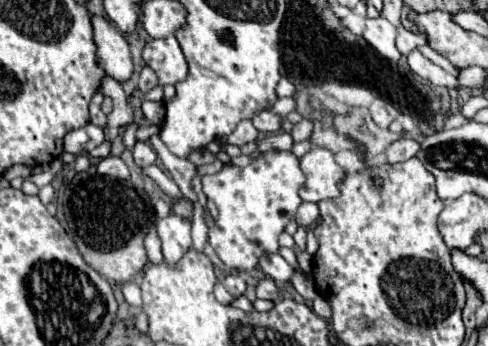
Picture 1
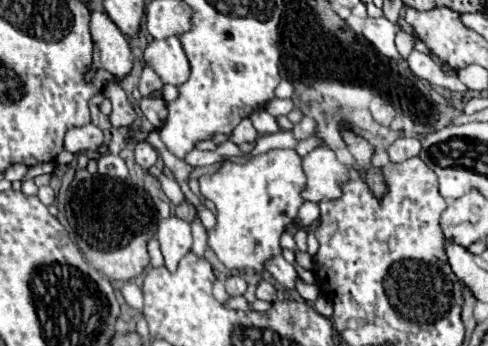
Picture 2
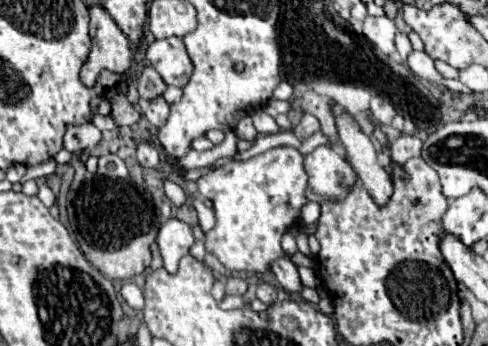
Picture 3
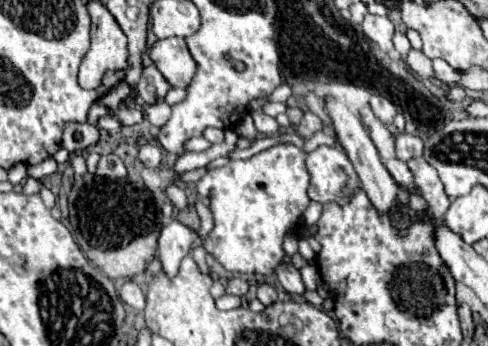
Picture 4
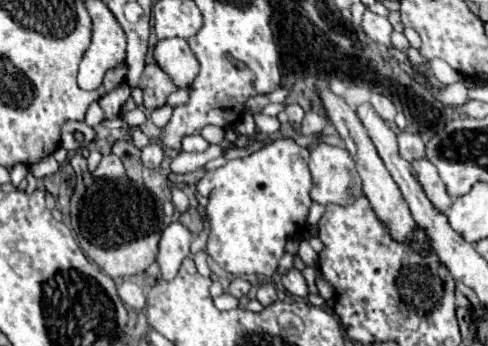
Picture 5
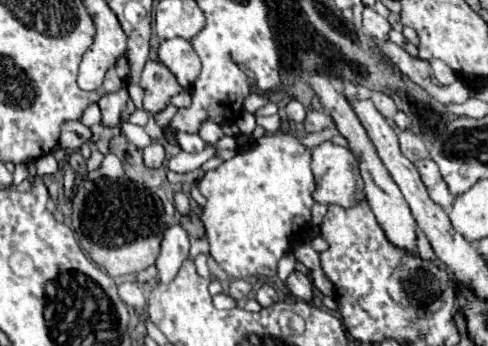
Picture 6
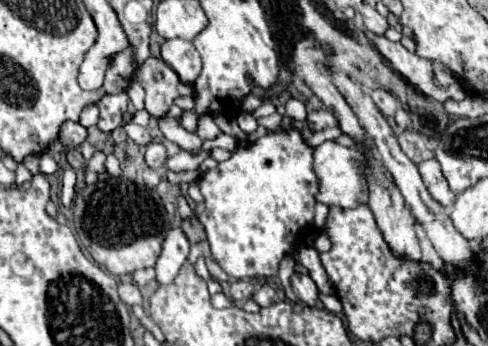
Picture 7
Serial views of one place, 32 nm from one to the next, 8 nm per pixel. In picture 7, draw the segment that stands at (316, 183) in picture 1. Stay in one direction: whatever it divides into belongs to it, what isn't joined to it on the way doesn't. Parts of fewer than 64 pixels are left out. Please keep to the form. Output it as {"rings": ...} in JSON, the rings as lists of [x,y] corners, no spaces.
{"rings":[[[324,142],[318,148],[314,148],[314,174],[320,186],[316,200],[326,206],[342,206],[342,208],[356,208],[358,204],[366,204],[368,192],[362,176],[362,166],[364,166],[364,154],[354,148],[344,148],[336,142]]]}

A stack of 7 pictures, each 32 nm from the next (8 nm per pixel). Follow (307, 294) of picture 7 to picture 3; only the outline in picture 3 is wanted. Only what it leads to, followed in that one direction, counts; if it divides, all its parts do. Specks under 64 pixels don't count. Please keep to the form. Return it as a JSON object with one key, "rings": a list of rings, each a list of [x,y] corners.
{"rings":[[[282,256],[276,262],[272,262],[270,272],[276,276],[276,280],[282,284],[284,290],[288,290],[288,292],[300,292],[302,282],[300,282],[298,270],[296,270],[296,266],[288,258]]]}

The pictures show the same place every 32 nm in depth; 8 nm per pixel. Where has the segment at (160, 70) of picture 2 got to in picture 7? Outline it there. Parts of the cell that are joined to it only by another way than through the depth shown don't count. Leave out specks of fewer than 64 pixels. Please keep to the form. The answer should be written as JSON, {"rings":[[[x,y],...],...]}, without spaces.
{"rings":[[[166,40],[160,48],[160,58],[178,74],[180,82],[192,84],[196,76],[200,74],[200,54],[196,48],[192,48],[192,42],[188,40]]]}

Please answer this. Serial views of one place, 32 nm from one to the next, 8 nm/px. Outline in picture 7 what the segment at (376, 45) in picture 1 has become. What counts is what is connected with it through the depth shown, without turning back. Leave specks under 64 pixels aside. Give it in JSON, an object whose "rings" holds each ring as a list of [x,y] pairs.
{"rings":[[[364,4],[360,12],[362,12],[362,16],[364,16],[364,30],[366,30],[366,32],[372,32],[372,34],[376,34],[376,36],[384,36],[384,32],[388,30],[386,18],[380,16],[380,14],[376,12],[376,8],[372,8],[372,6],[368,6],[368,4]]]}

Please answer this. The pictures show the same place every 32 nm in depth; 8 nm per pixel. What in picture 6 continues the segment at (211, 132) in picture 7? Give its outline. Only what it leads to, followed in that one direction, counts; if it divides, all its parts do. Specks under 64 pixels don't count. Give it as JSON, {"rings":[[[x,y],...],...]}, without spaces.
{"rings":[[[204,122],[198,134],[200,134],[200,136],[206,140],[206,142],[210,142],[210,144],[216,144],[216,142],[218,142],[218,140],[224,136],[222,128],[220,128],[218,124],[214,124],[214,122]]]}

